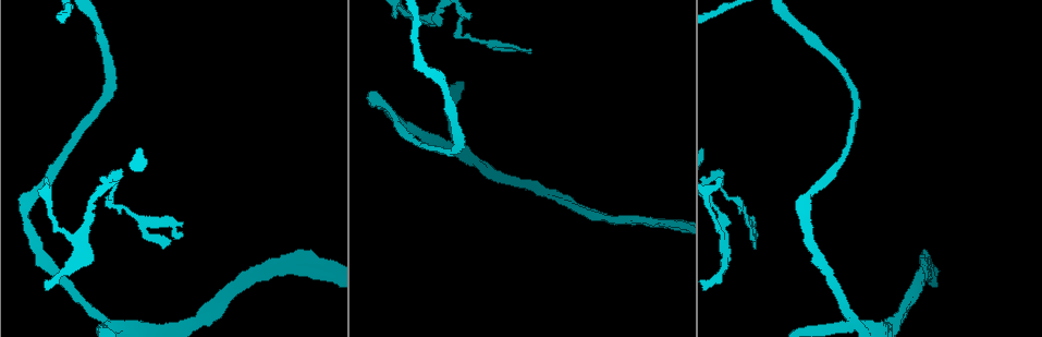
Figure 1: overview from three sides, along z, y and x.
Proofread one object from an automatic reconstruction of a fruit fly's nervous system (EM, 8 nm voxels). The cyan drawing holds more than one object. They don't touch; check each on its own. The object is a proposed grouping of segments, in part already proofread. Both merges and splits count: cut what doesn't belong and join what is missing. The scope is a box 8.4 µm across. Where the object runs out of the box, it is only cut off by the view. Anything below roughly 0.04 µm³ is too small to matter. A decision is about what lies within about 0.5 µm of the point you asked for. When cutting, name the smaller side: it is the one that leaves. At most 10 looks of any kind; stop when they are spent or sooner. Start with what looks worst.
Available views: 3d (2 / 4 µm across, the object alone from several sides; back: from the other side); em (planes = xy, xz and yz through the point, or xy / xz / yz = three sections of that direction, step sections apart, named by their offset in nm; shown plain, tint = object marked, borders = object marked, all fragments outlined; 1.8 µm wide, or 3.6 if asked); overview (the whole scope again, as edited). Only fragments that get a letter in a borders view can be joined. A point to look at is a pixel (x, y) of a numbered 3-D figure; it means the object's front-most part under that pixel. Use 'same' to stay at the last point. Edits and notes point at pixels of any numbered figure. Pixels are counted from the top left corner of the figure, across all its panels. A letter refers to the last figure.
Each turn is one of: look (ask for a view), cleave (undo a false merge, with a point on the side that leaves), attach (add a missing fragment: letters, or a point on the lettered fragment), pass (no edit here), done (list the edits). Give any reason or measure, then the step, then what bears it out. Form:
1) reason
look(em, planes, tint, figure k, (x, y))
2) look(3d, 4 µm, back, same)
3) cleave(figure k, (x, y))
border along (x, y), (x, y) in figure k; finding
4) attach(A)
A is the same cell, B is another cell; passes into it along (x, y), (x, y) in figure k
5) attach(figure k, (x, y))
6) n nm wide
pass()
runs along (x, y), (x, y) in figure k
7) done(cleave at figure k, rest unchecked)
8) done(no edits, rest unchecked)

look(3d, 4 µm, figure 1, (719, 177))

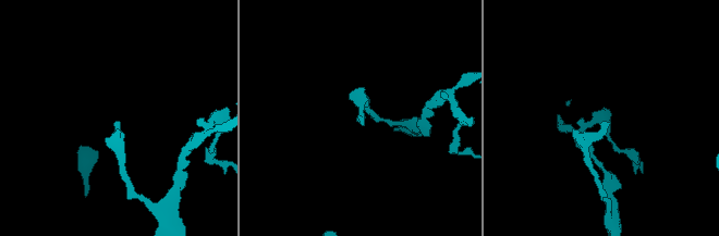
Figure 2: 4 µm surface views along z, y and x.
look(em, yz, step 16, borders, figure 2, (119, 122))

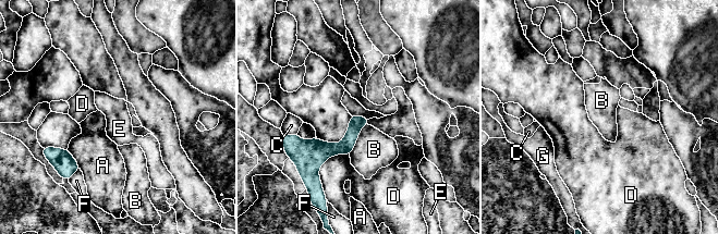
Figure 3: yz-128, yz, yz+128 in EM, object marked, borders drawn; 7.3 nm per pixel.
110 nm wide
pass()
A, B, C, D, E, F and G are other cells; runs along (365, 120), (340, 148), (297, 140) in figure 3; no lettered fragment goes on from it

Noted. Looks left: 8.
branch stops here
look(em, planes, borders, figure 1, (301, 255))

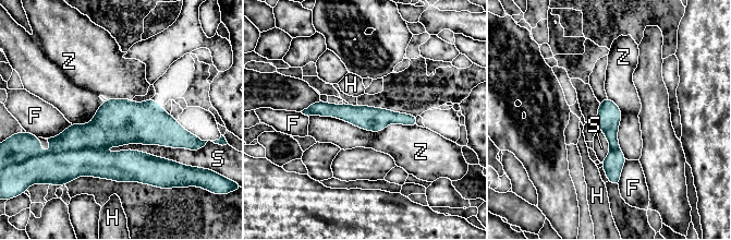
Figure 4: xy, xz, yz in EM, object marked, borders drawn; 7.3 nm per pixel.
180 nm wide
attach(S)
S is the same cell, F, H and Z are other cells; passes into it along (118, 121), (144, 143), (162, 152) in figure 4; the neuron continues

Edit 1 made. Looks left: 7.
free end
look(3d, 2 µm, figure 1, (169, 240))

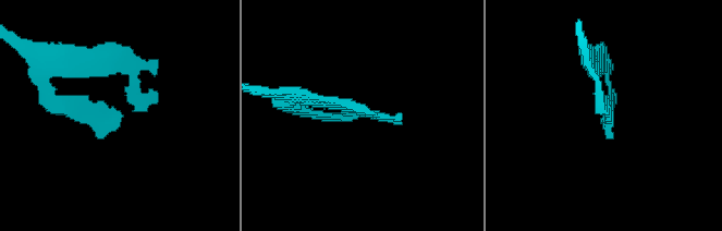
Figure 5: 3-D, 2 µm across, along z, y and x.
look(em, 3.6 µm, planes, tint, figure 5, (120, 118))

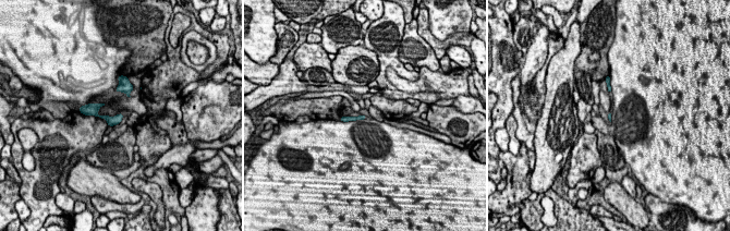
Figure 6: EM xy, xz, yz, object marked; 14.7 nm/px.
look(em, 3.6 µm, planes, borders, same)

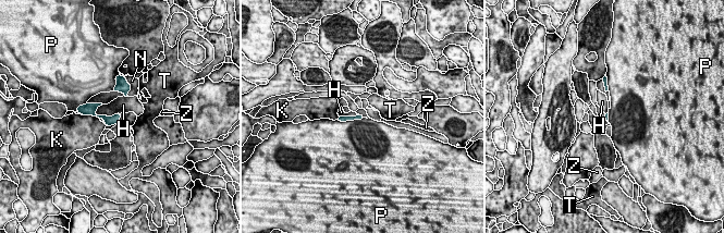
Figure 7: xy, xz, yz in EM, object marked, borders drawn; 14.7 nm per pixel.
60 nm wide
pass()
H, K, N, P, T and Z are other cells; border along (365, 118), (347, 121), (335, 120) in figure 7; no lettered fragment goes on from it

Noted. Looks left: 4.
calibre changes
look(em, planes, borders, figure 1, (428, 20))

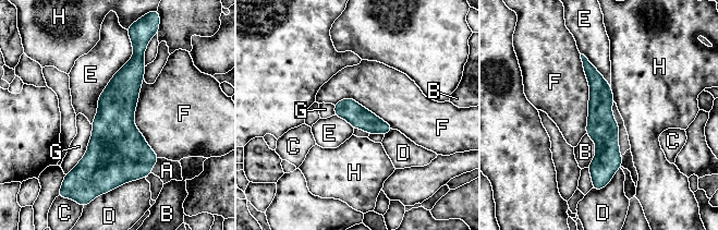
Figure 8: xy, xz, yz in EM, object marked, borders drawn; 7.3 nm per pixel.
attach(A)
A is the same cell, B, C, D, E, F, G and H are other cells; passes into it along (121, 154), (153, 165), (167, 170) in figure 8; it goes on there

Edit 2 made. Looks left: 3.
done(attach at figure 4, attach at figure 8, rest unchecked)

